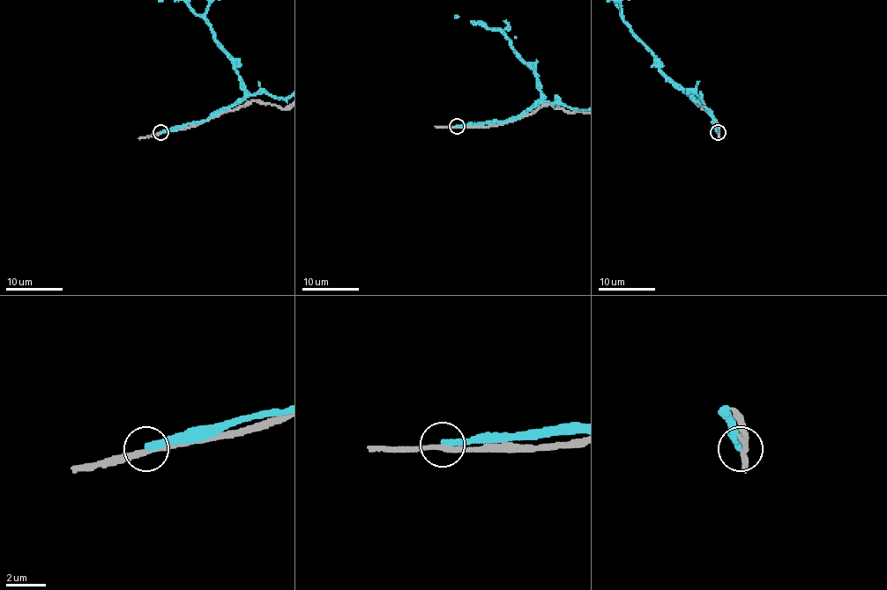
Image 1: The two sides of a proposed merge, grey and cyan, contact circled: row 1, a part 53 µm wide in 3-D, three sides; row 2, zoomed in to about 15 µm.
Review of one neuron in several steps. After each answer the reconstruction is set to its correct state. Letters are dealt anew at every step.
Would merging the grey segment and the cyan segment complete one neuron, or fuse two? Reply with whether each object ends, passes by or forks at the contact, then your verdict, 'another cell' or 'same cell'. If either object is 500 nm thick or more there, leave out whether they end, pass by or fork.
grey passes by | cyan ends | another cell

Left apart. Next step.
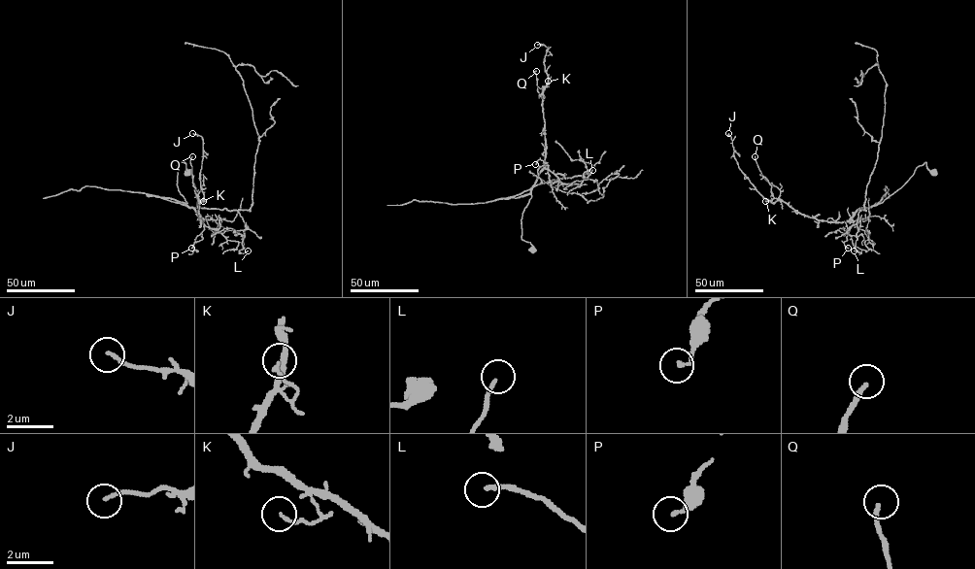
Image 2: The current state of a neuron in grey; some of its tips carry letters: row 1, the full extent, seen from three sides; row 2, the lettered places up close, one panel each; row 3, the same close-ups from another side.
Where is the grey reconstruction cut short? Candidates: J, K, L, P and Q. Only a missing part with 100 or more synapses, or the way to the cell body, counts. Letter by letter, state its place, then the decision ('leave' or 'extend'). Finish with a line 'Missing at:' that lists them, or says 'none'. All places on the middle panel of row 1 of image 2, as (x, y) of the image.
J: place (537, 45); leave
K: place (548, 81); leave
L: place (592, 170); leave
P: place (535, 164); leave
Q: place (536, 71); leave
Missing at: none

